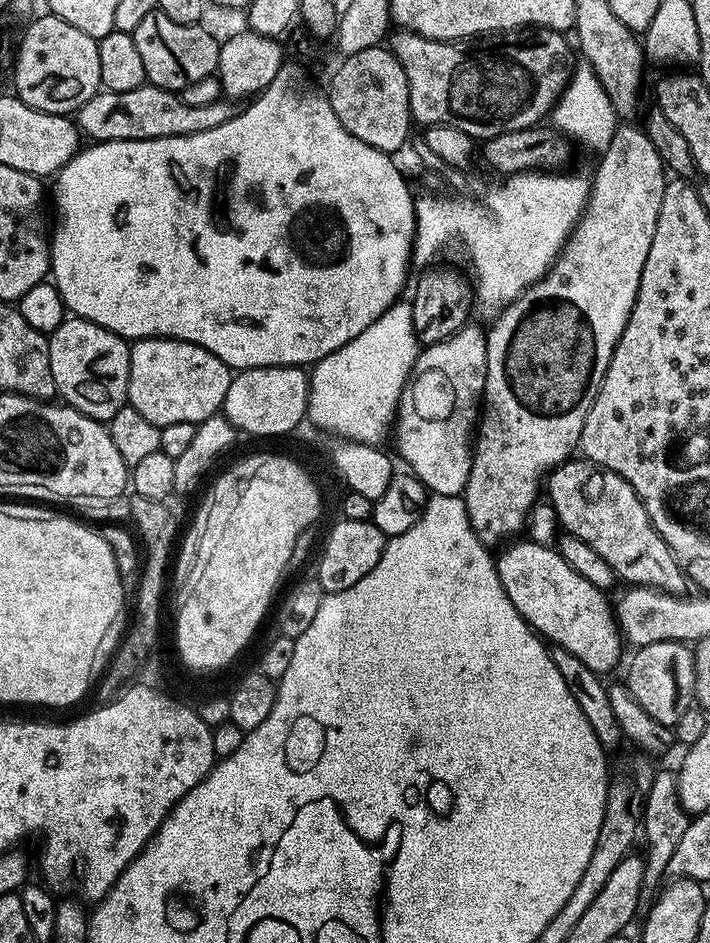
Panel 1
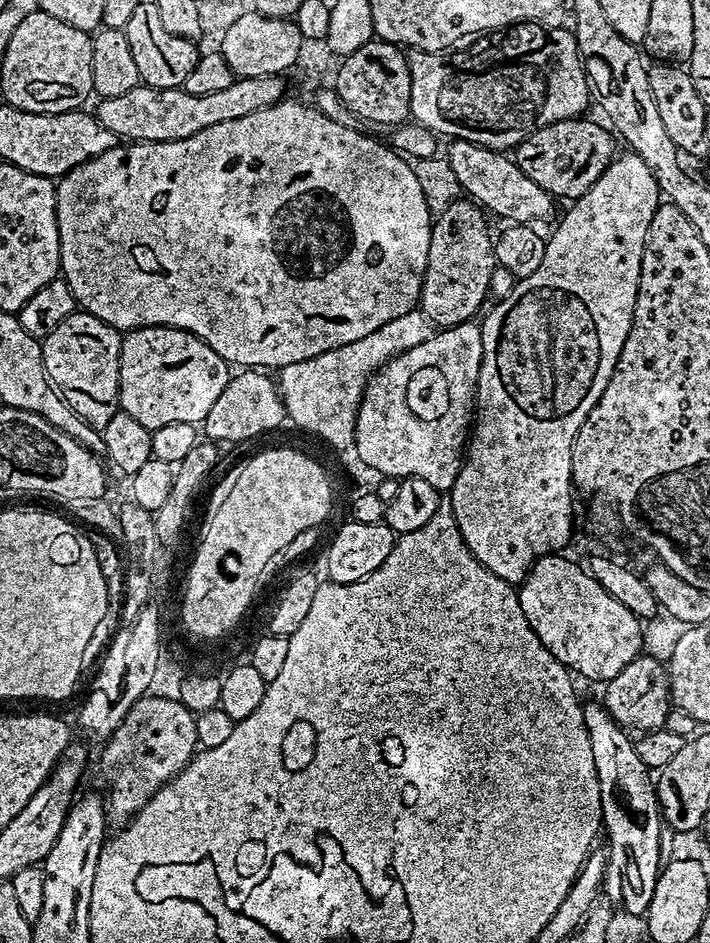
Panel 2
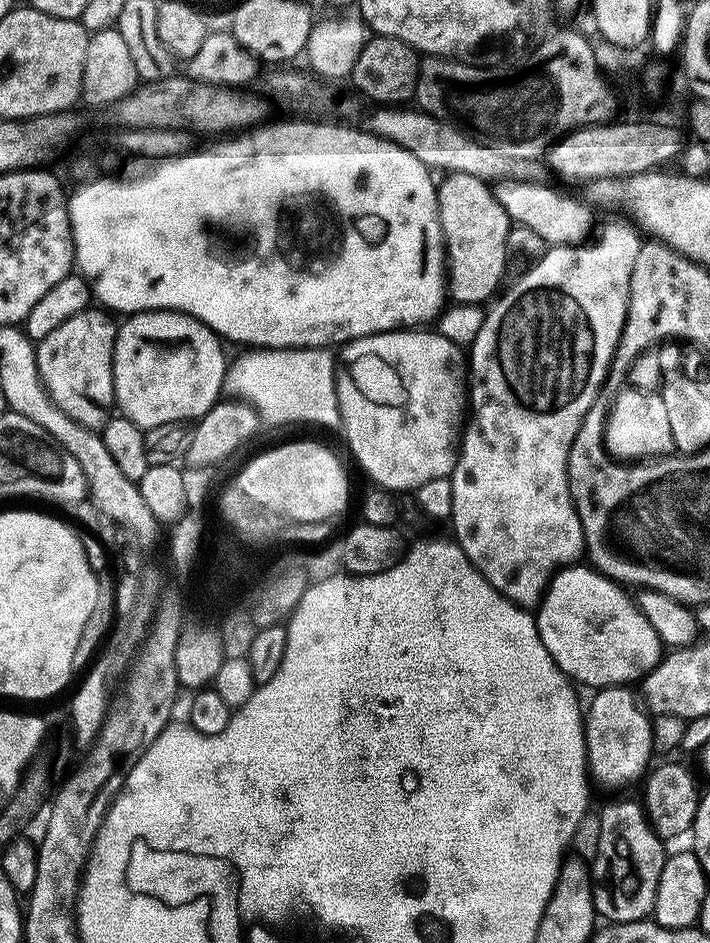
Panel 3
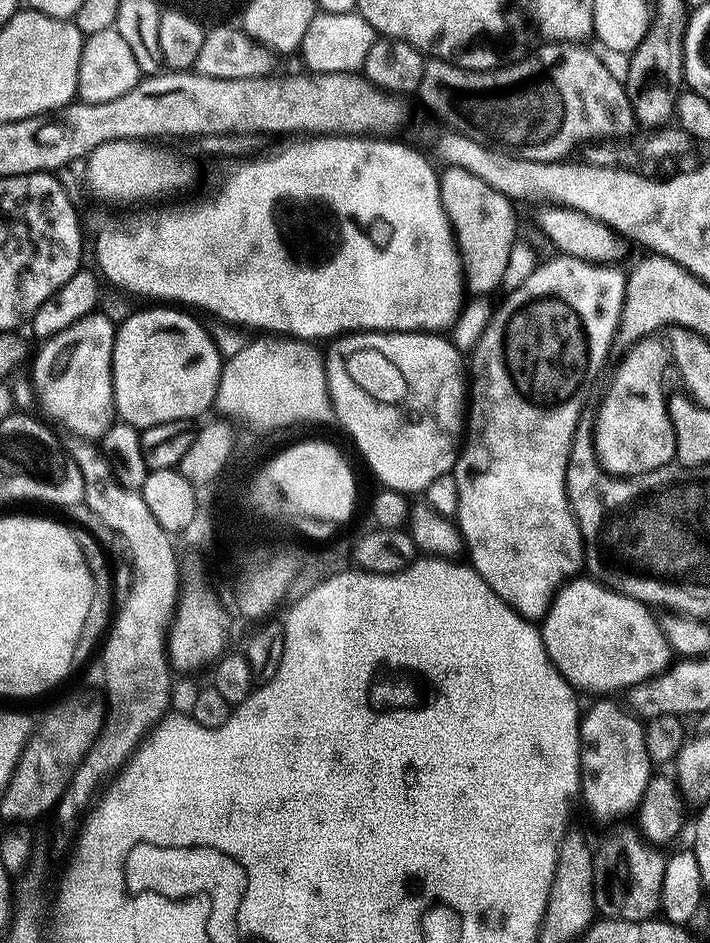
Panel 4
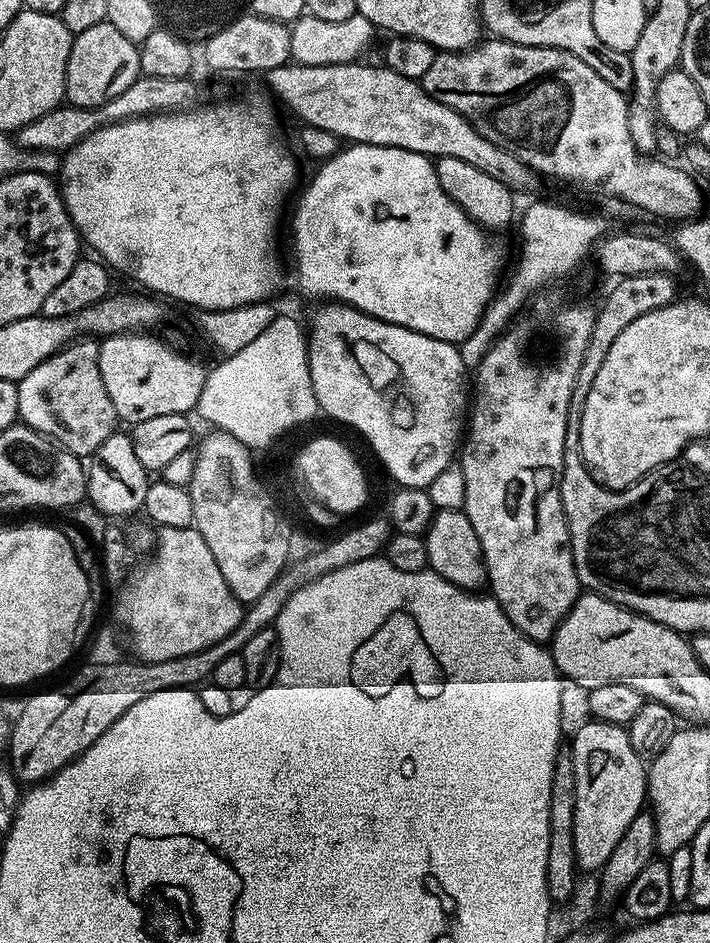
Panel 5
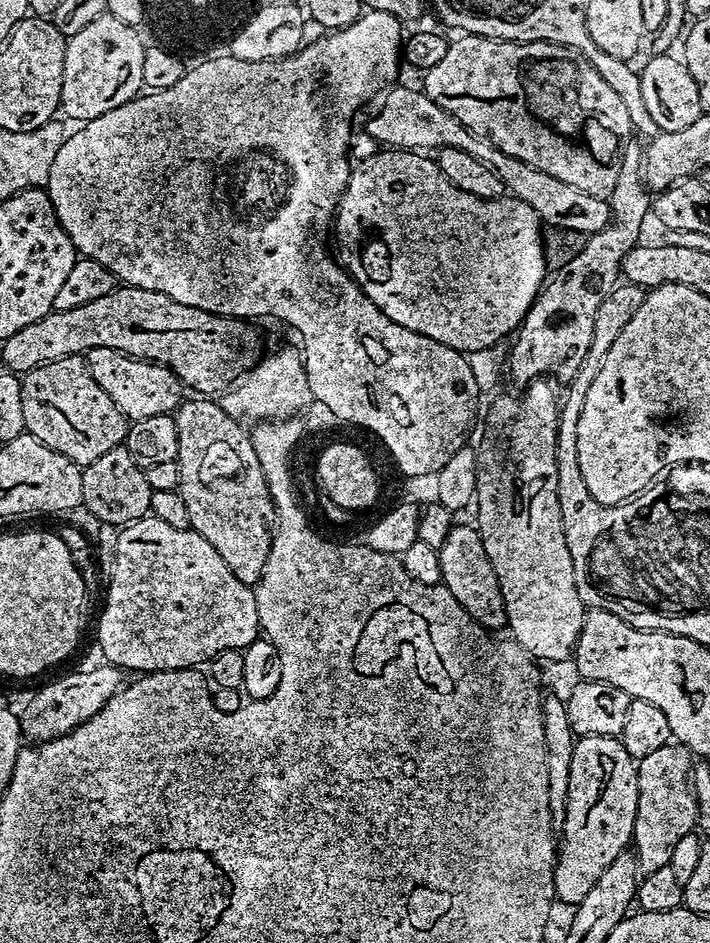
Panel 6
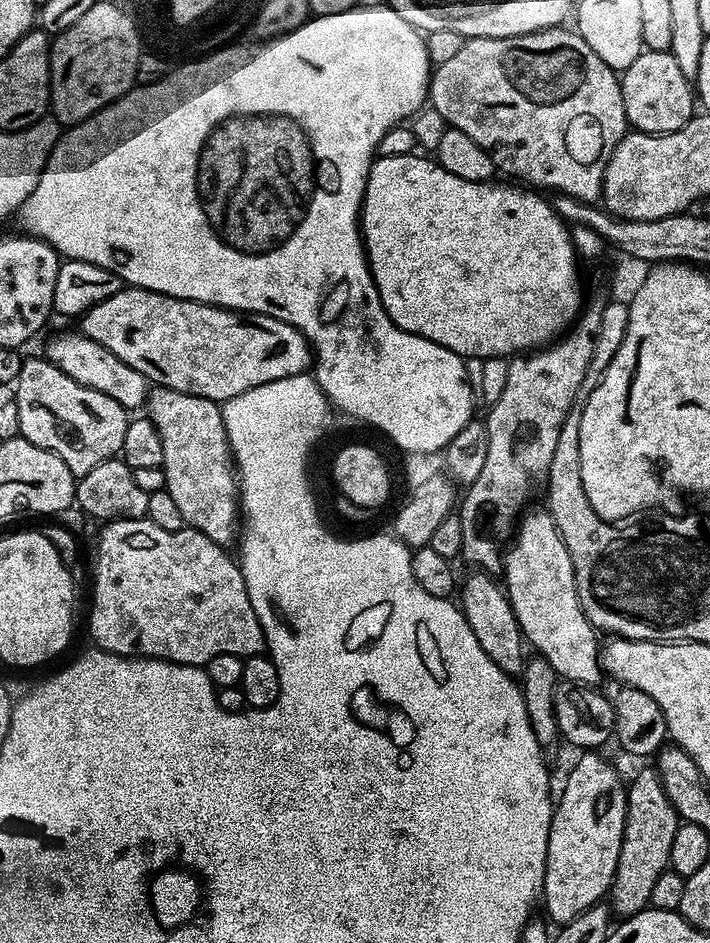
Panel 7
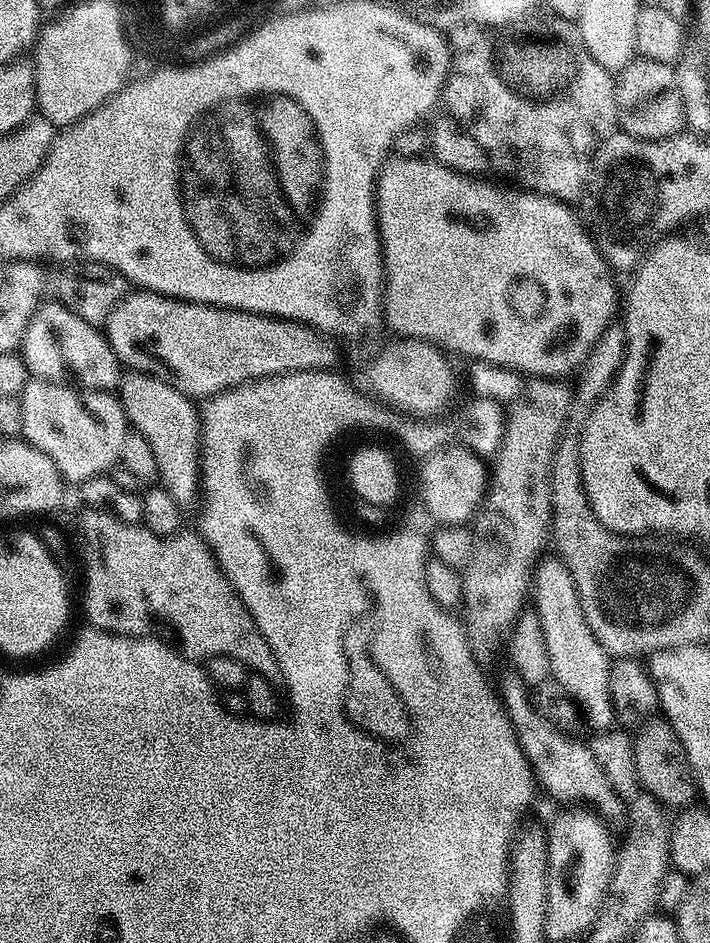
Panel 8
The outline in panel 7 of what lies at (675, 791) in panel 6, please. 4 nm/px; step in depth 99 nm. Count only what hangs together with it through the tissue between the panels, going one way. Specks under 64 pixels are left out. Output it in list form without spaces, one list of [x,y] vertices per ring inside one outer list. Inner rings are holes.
[[[648,766],[648,768],[642,769],[633,780],[627,781],[626,787],[628,801],[626,802],[626,822],[622,834],[622,850],[618,854],[616,877],[612,880],[610,893],[611,911],[620,918],[633,916],[641,912],[642,909],[649,907],[650,893],[654,890],[654,882],[663,872],[669,871],[670,846],[674,843],[674,834],[678,834],[682,823],[680,816],[670,802],[670,798],[666,796],[666,790],[662,786],[662,778],[656,772],[655,767]]]

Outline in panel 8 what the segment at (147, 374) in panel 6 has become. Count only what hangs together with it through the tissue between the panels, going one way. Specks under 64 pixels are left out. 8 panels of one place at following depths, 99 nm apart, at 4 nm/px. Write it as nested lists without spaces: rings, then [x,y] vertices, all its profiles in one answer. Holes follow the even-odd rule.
[[[59,302],[41,303],[26,326],[22,355],[33,377],[73,388],[112,392],[119,389],[122,365],[97,325],[82,322],[78,314]]]

